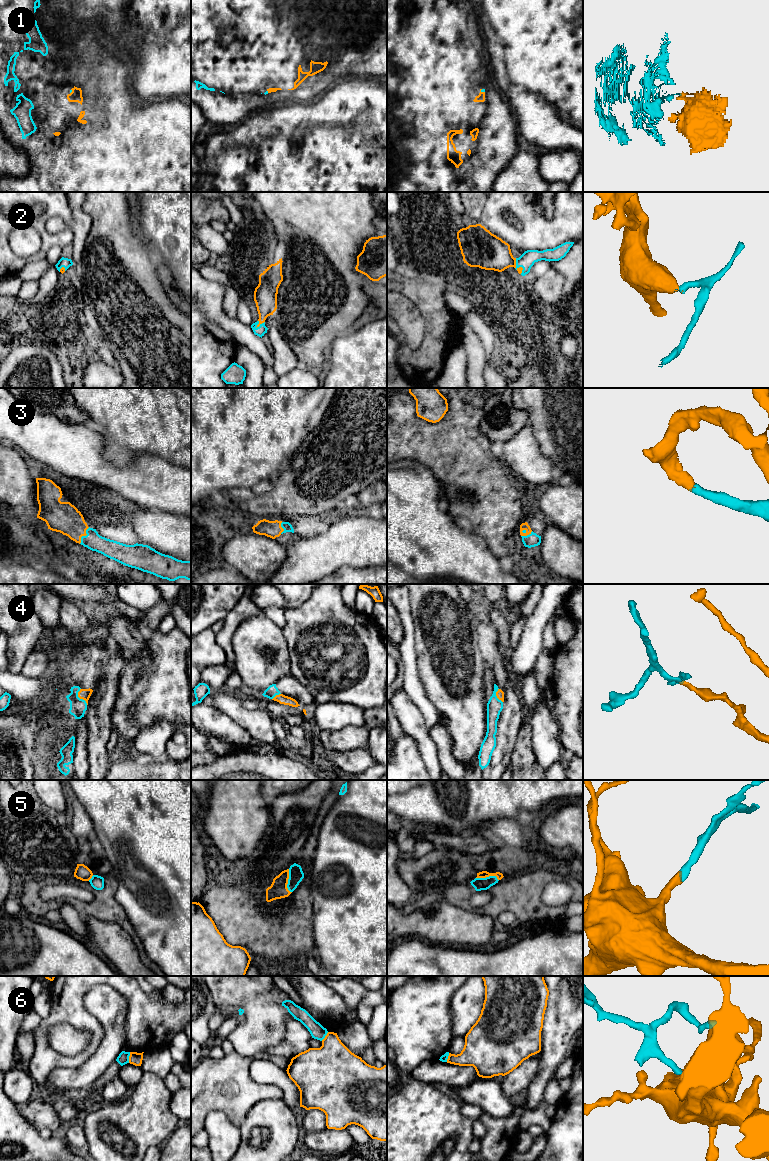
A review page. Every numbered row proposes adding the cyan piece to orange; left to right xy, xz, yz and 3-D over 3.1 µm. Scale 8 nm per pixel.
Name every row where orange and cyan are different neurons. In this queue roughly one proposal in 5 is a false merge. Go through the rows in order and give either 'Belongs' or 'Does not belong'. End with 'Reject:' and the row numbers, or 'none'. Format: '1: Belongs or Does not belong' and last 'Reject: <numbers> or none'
1: Belongs
2: Belongs
3: Belongs
4: Belongs
5: Belongs
6: Does not belong
Reject: 6

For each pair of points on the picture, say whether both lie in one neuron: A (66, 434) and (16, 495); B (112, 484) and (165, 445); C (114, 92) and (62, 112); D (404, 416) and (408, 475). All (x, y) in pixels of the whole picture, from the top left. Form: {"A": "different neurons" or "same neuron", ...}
{"A": "different neurons", "B": "different neurons", "C": "same neuron", "D": "different neurons"}

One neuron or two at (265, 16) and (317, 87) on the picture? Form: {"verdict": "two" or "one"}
{"verdict": "one"}

